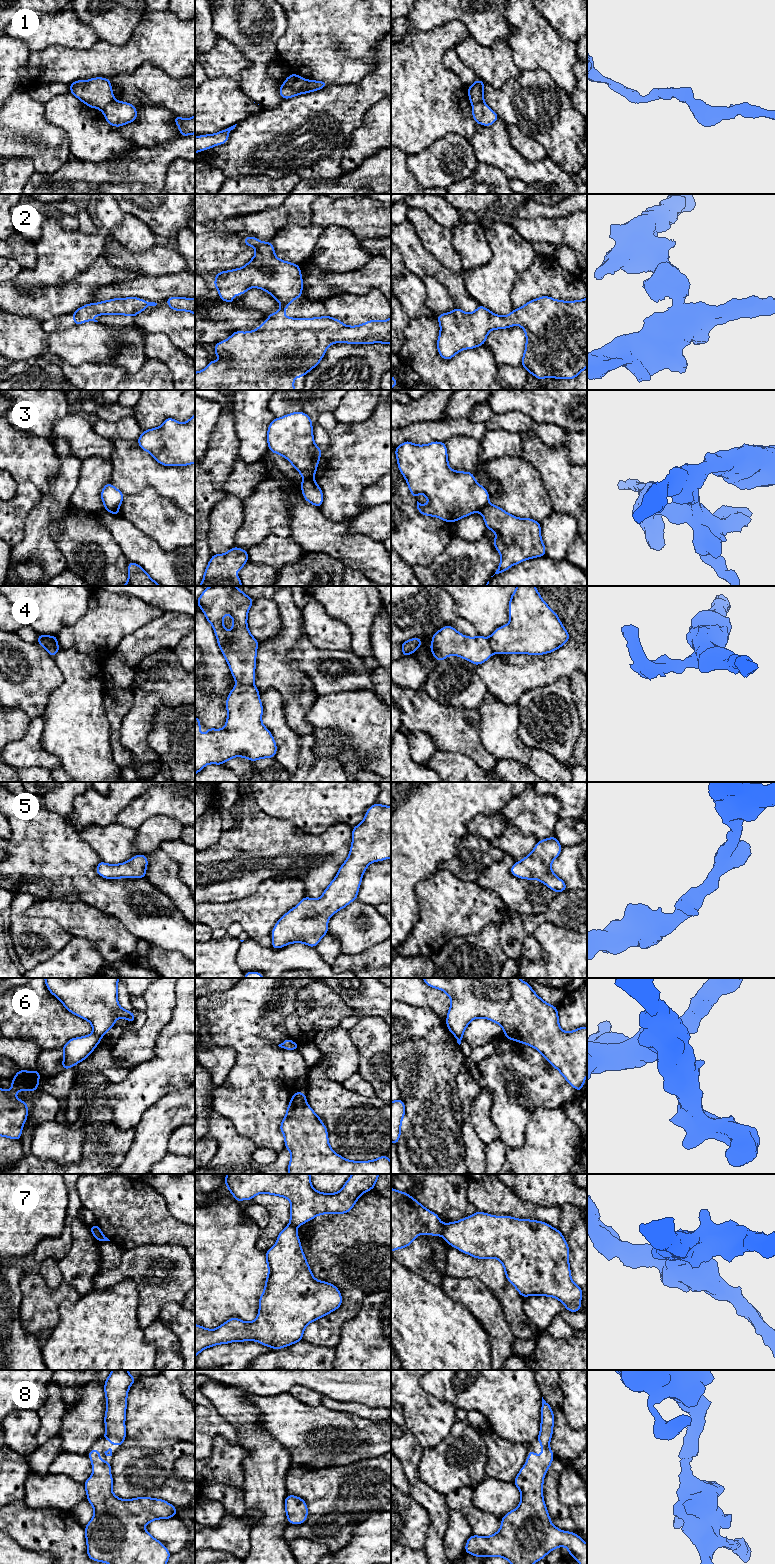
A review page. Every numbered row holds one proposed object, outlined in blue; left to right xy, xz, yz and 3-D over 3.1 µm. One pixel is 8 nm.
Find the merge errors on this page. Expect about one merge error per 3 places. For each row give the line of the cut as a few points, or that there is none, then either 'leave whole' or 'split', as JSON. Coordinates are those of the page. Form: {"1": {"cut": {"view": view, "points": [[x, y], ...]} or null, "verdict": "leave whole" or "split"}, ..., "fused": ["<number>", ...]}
{"1": {"cut": {"view": "xy", "points": [[114, 100], [109, 102], [102, 110]]}, "verdict": "split"}, "2": {"cut": null, "verdict": "leave whole"}, "3": {"cut": {"view": "xz", "points": [[313, 479], [303, 481]]}, "verdict": "split"}, "4": {"cut": {"view": "xz", "points": [[237, 683], [253, 685]]}, "verdict": "split"}, "5": {"cut": null, "verdict": "leave whole"}, "6": {"cut": {"view": "xy", "points": [[93, 1032], [101, 1037]]}, "verdict": "split"}, "7": {"cut": {"view": "yz", "points": [[444, 1224], [441, 1235]]}, "verdict": "split"}, "8": {"cut": null, "verdict": "leave whole"}, "fused": ["1", "3", "4", "6", "7"]}

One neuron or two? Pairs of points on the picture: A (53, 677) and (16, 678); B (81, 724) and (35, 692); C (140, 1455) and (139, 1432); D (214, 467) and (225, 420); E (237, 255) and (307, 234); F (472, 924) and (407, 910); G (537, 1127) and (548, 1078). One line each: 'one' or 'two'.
A: one
B: two
C: two
D: one
E: two
F: two
G: two

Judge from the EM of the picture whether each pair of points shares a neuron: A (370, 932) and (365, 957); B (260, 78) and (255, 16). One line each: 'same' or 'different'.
A: different
B: same

